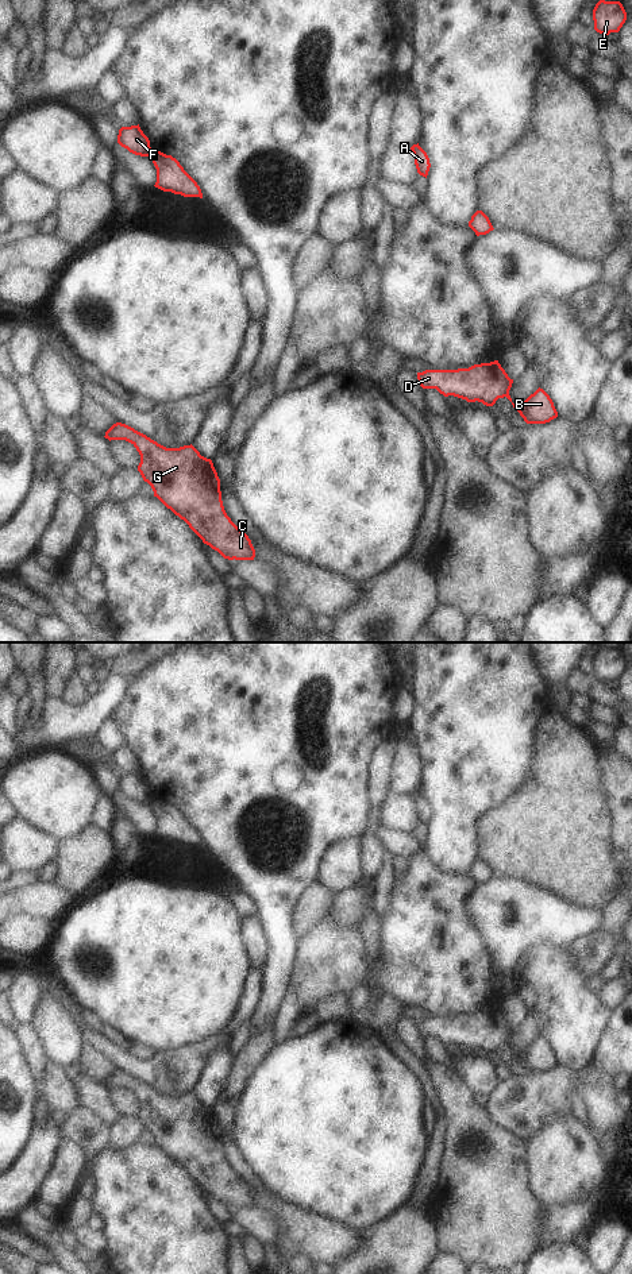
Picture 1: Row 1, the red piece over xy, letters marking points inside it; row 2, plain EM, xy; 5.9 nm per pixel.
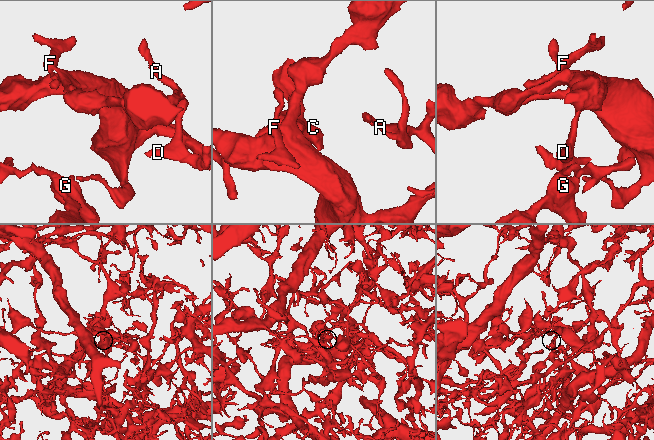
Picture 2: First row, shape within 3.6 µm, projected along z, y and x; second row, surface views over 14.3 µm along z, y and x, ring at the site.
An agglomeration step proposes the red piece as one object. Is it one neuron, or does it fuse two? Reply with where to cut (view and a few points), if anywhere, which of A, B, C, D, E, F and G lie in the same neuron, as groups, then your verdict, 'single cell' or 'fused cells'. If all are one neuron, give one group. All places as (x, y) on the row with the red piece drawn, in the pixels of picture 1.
cut in xy along (151, 151), (147, 155); A B C D E G / F; fused cells

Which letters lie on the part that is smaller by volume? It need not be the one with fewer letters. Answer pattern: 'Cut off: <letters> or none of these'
Cut off: F

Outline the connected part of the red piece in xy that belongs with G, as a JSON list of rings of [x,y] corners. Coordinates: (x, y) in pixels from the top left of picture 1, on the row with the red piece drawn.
[[[116,422],[107,432],[105,439],[126,440],[140,455],[138,471],[167,509],[184,520],[204,544],[217,551],[228,560],[254,560],[255,549],[251,540],[227,516],[220,491],[220,479],[211,459],[200,455],[190,444],[180,448],[166,448],[134,428]]]

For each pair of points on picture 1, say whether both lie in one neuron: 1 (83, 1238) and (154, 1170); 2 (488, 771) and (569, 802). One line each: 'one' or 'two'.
1: two
2: two

